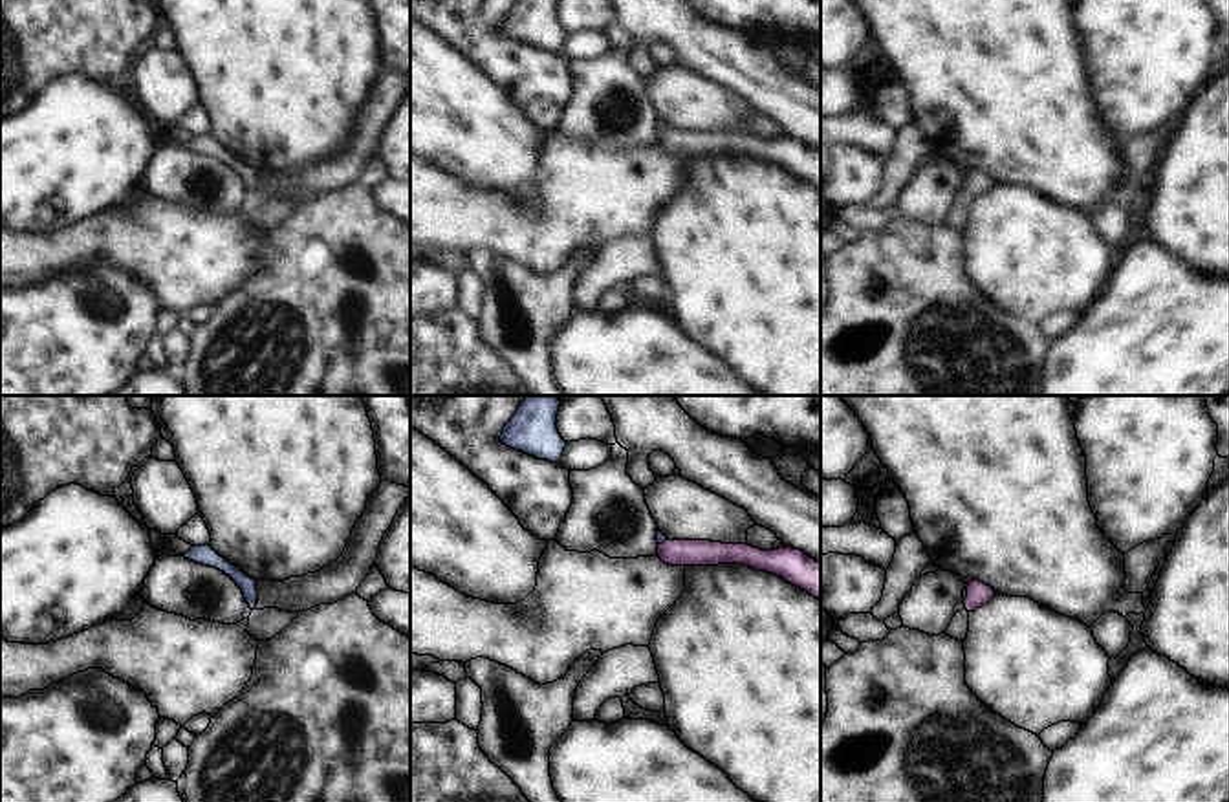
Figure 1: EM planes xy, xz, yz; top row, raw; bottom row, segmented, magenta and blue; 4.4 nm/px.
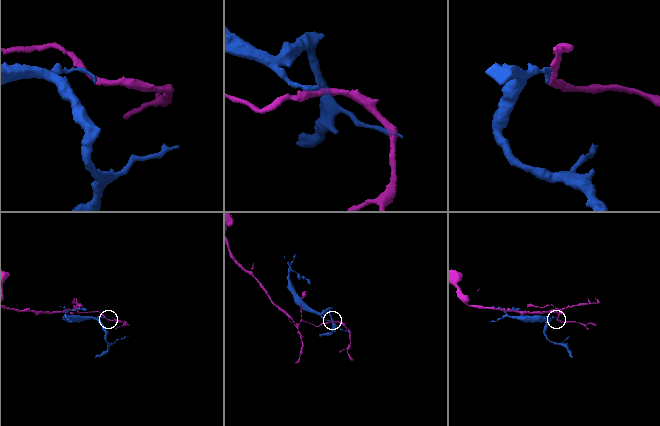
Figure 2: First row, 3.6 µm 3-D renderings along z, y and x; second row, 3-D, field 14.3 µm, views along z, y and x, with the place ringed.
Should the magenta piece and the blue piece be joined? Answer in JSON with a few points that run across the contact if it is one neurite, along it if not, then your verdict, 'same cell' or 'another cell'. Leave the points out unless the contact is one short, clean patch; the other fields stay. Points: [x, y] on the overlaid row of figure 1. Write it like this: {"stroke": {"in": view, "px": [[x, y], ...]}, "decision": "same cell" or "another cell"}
{"stroke": {"in": "yz", "px": [[969, 585], [964, 599]]}, "decision": "another cell"}

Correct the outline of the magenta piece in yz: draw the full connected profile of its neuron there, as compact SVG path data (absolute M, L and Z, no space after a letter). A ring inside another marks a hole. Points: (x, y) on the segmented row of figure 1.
M973 580L967 586L967 597L963 599L965 610L974 612L987 604L995 597L995 590L980 580Z

